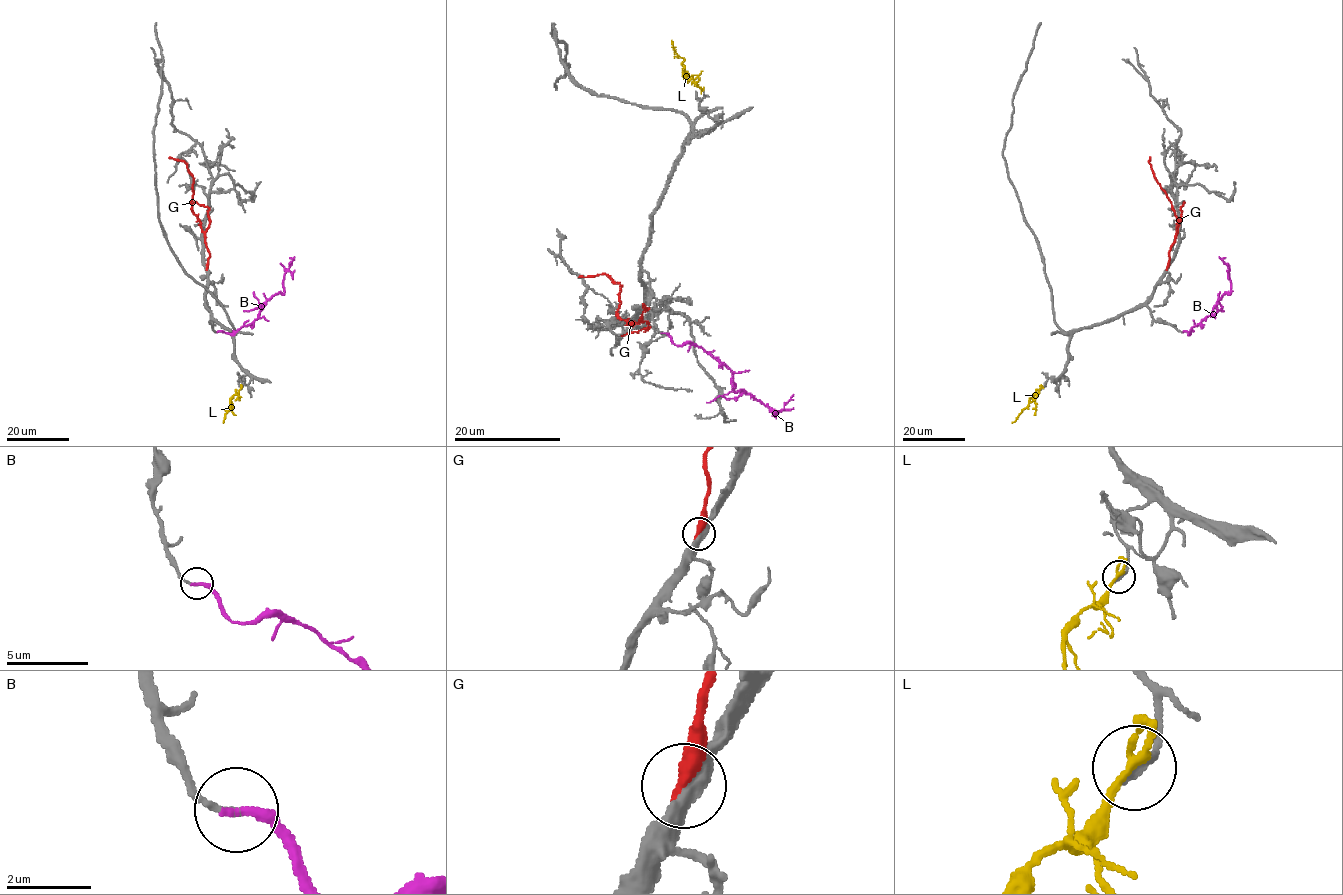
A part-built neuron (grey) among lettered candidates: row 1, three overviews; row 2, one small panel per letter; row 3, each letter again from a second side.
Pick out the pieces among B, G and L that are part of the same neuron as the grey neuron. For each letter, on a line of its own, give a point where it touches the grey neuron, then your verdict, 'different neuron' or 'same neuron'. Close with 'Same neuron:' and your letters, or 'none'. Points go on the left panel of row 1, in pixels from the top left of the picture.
B: contact (218, 331); same neuron
G: contact (207, 267); different neuron
L: contact (240, 389); different neuron
Same neuron: B

